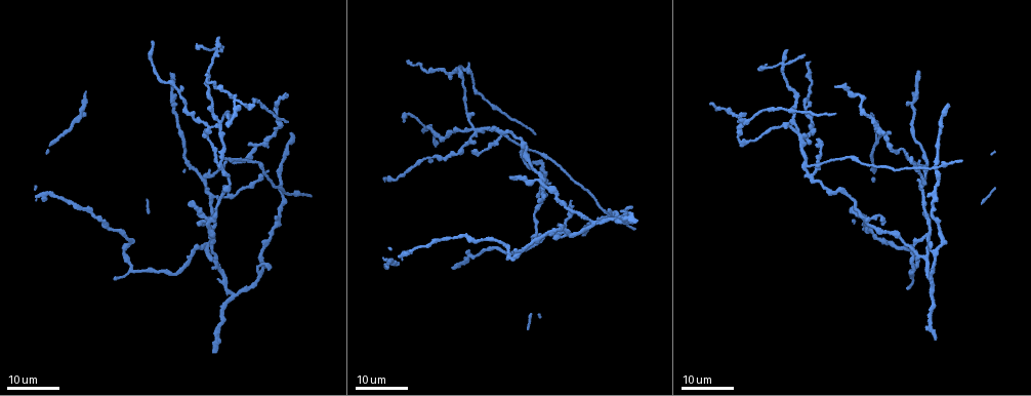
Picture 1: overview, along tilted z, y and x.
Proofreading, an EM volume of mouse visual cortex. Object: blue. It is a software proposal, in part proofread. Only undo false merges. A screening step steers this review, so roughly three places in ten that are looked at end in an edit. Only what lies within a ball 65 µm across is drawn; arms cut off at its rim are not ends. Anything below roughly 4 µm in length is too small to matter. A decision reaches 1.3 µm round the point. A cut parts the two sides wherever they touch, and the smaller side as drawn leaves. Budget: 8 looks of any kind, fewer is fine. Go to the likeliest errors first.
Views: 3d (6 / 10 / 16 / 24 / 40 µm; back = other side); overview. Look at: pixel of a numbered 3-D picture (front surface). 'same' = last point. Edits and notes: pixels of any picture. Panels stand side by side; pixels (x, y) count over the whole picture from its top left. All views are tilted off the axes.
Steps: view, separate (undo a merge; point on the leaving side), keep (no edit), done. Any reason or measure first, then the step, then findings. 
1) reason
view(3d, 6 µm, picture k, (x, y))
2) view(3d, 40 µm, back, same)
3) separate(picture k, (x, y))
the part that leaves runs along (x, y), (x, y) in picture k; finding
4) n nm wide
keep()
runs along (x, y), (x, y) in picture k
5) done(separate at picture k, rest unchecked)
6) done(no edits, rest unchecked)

side arm on a straight run
view(3d, 16 µm, picture 1, (237, 100))

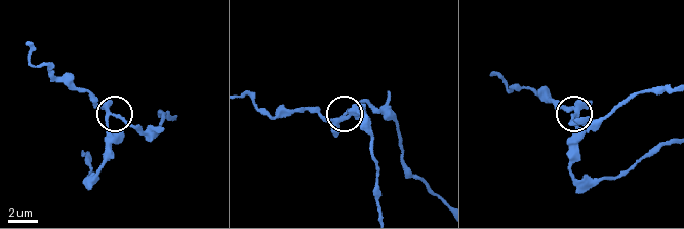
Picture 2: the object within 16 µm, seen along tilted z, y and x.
view(3d, 6 µm, picture 2, (112, 116))

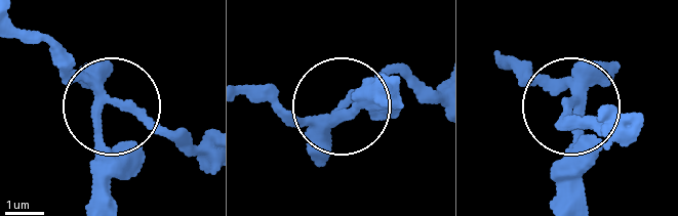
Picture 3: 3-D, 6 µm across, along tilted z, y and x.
240 nm wide
separate(picture 3, (74, 63))
the part that leaves runs along (100, 89), (167, 133), (208, 145) in picture 3; two neurons meet here

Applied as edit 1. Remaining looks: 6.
three-way junction
view(3d, 24 µm, picture 1, (212, 196))

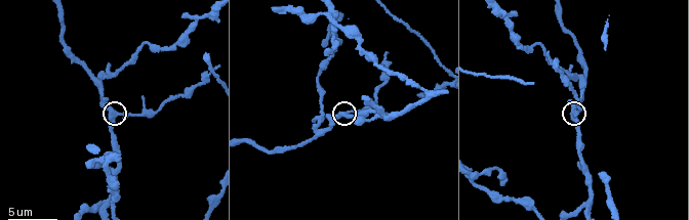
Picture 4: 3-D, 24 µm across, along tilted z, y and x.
view(3d, 6 µm, picture 4, (113, 113))

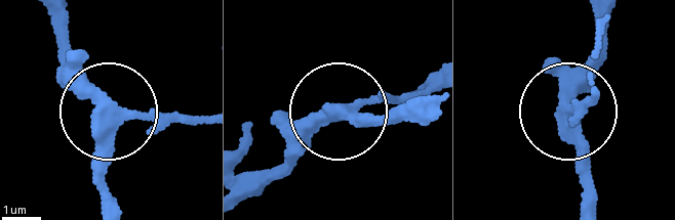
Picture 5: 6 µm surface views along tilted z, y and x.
view(3d, 6 µm, back, picture 5, (569, 109))

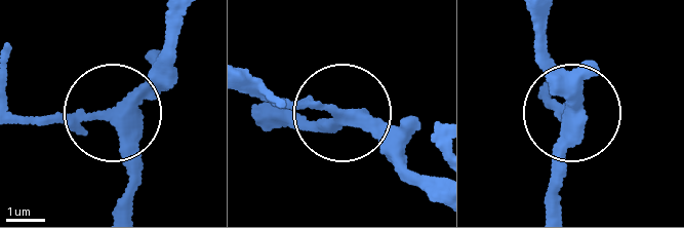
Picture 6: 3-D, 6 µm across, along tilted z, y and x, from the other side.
320 nm wide
keep()
runs along (118, 206), (126, 147), (115, 119), (21, 120) in picture 6; all the same neuron

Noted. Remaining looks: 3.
two arms in line, one across
view(3d, 16 µm, picture 1, (223, 155))

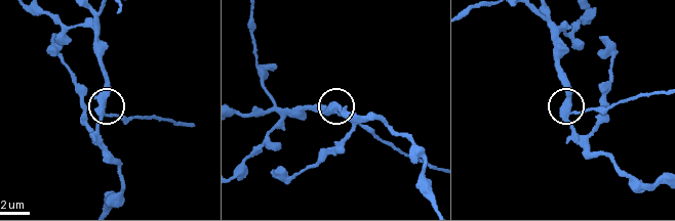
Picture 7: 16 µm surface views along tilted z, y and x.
zoom in
view(3d, 6 µm, picture 7, (573, 111))

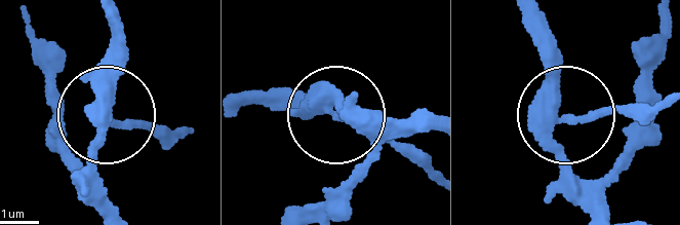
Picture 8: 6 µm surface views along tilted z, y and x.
3 arms
separate(picture 8, (142, 121))
the part that leaves runs along (566, 122), (658, 106) in picture 8; a second neuron is stuck on

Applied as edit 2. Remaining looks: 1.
three-way junction
view(3d, 16 µm, picture 4, (318, 133))

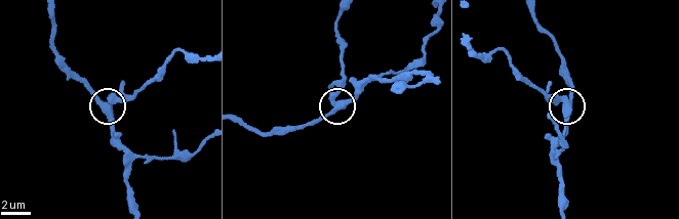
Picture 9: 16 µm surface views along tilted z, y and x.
370 nm wide
keep()
runs along (135, 202), (127, 152), (114, 129), (113, 112), (77, 81) in picture 9; one neuron here

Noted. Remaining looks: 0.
done(separate at picture 3, separate at picture 8, rest unchecked)

